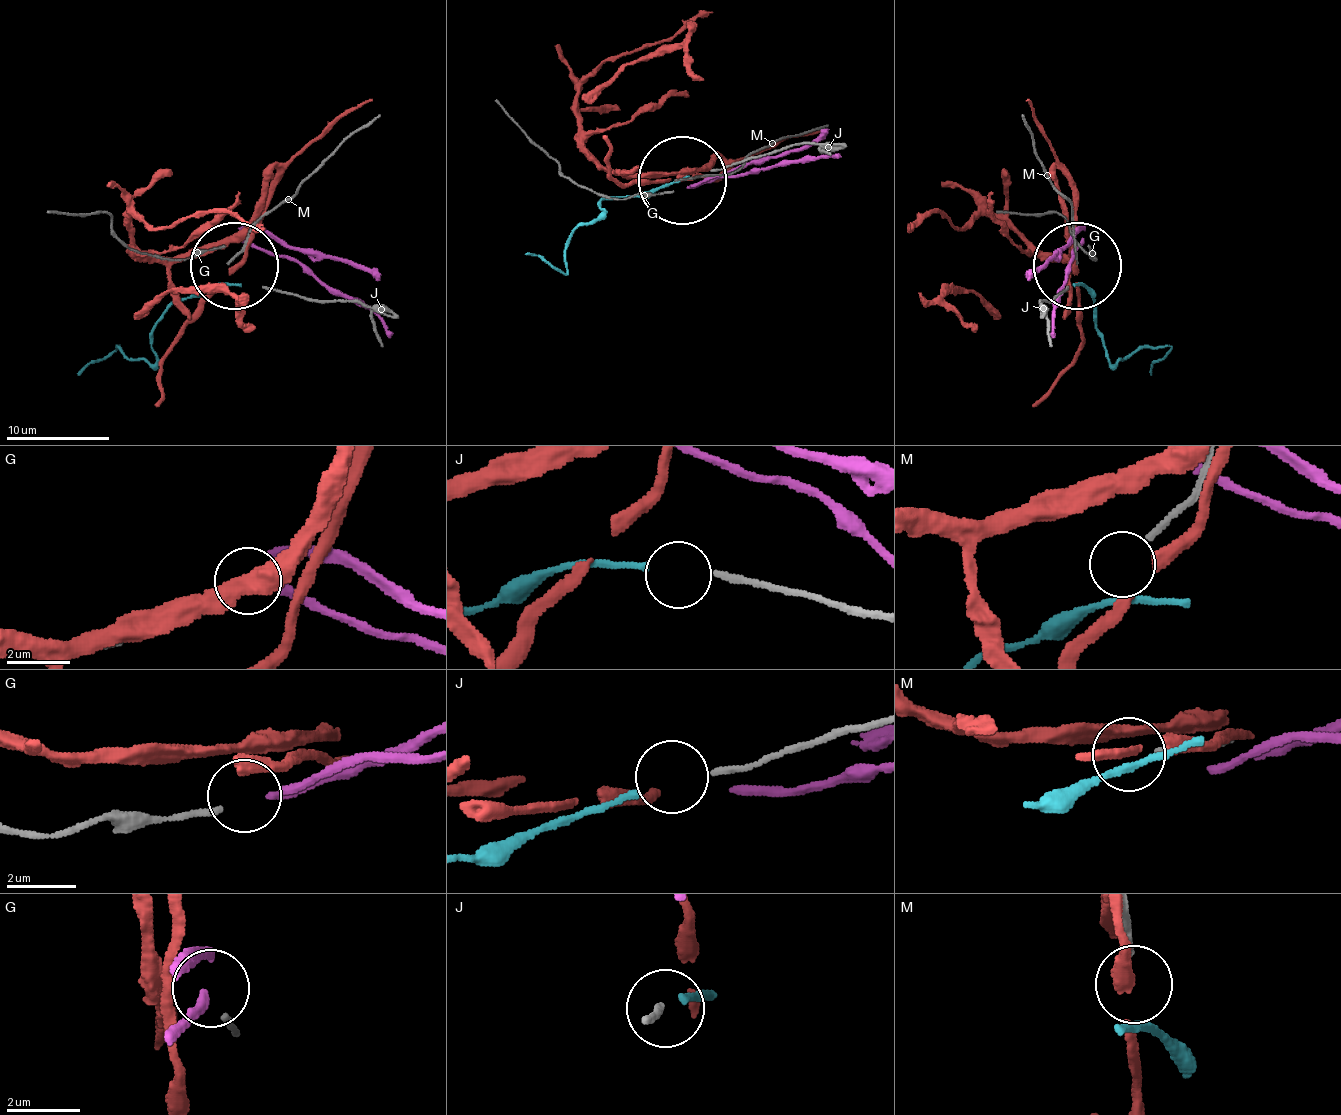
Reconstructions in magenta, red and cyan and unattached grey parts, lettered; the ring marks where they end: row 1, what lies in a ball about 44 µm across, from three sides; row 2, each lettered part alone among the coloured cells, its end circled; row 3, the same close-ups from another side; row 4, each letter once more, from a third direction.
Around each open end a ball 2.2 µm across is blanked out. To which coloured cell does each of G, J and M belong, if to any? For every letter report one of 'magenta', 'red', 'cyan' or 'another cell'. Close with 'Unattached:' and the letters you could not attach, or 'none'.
G: magenta
J: cyan
M: another cell
Unattached: M

